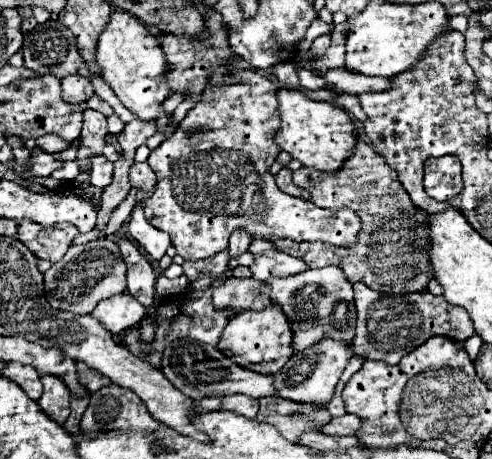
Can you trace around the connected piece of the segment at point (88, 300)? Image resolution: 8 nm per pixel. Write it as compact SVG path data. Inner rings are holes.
M109 238L93 240L83 246L71 246L67 254L45 272L45 296L51 308L73 314L89 314L99 300L121 294L127 288L125 264L117 244Z

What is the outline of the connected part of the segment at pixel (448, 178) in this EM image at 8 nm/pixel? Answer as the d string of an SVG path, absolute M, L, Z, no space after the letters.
M456 156L429 158L424 164L426 193L441 202L459 194L463 188L462 165Z

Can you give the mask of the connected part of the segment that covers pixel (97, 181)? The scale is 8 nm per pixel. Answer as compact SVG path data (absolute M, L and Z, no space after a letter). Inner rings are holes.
M101 154L101 156L91 156L91 184L97 188L105 188L111 184L113 176L113 164Z

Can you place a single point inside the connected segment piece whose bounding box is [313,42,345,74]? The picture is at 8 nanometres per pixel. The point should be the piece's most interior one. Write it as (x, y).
(335, 55)

